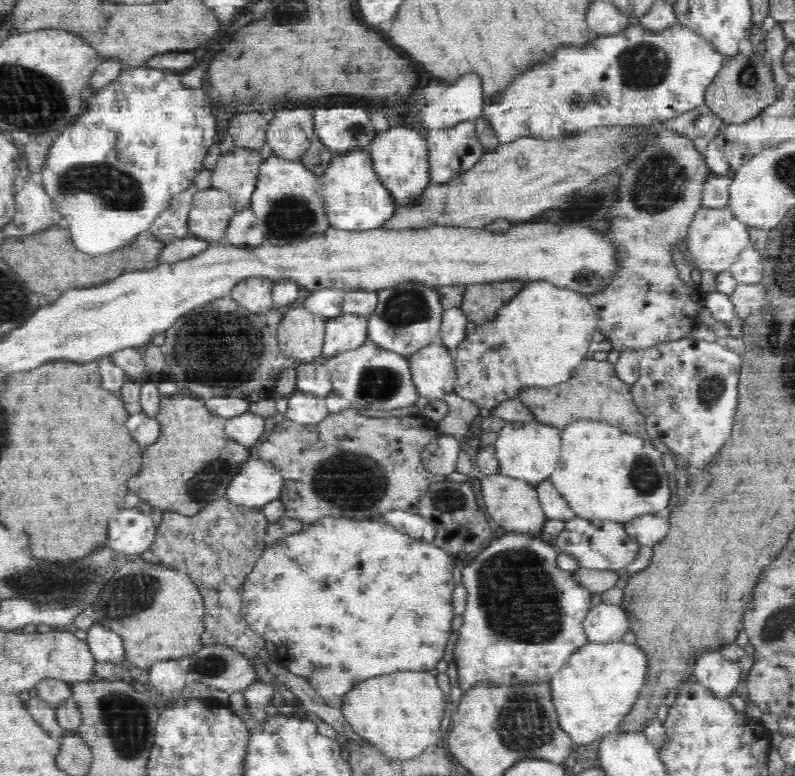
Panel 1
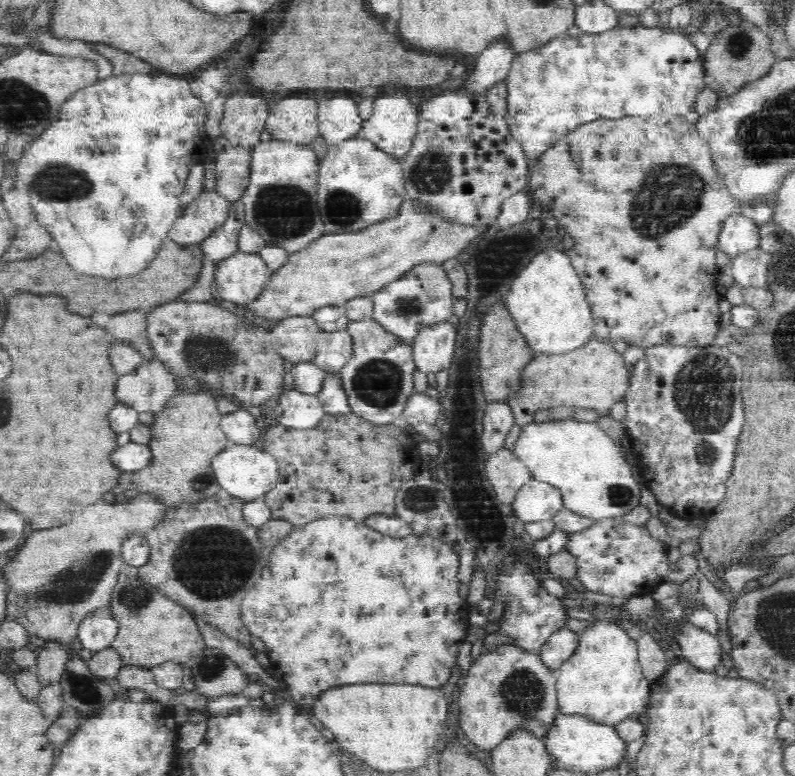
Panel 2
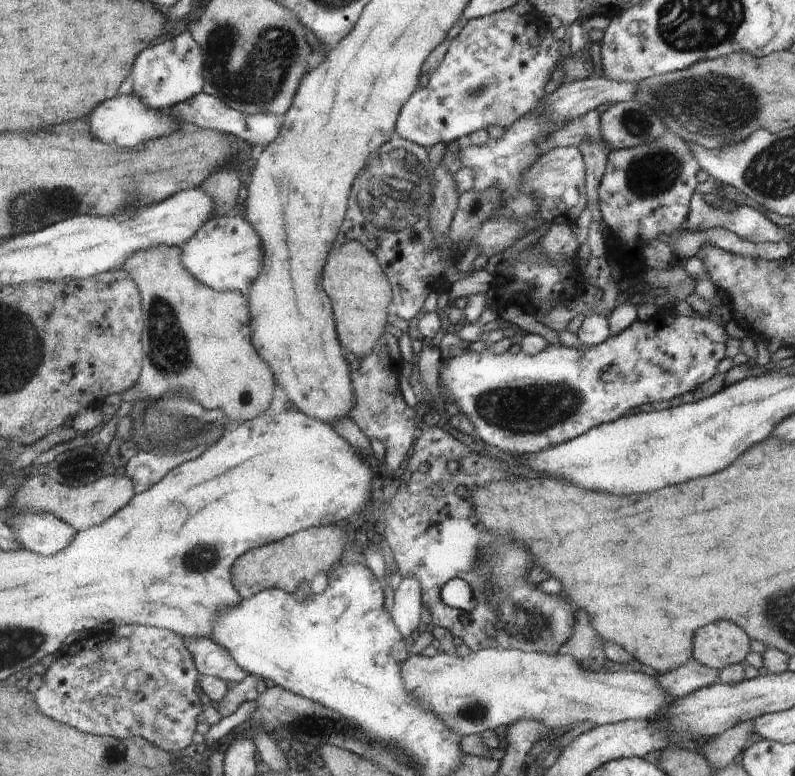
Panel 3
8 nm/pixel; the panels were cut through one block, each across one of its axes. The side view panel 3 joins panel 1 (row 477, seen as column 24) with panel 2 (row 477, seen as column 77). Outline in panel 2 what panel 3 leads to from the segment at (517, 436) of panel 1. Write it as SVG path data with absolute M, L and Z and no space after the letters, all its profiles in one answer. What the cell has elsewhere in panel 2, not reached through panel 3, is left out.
M531 475L518 492L513 510L516 512L515 521L553 519L554 514L563 507L559 489L544 480L537 480Z

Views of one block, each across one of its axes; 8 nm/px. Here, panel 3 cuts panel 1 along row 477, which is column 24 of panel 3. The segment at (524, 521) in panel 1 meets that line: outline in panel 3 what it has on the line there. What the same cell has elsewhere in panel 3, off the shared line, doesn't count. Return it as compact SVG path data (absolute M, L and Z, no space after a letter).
M116 474L114 476L104 476L102 480L82 486L82 488L72 488L64 486L52 476L38 476L25 482L26 486L19 491L17 500L6 510L2 516L8 524L13 523L20 511L46 511L70 523L78 531L86 531L91 527L105 524L113 518L120 510L131 505L132 500L137 496L135 481L129 476Z

